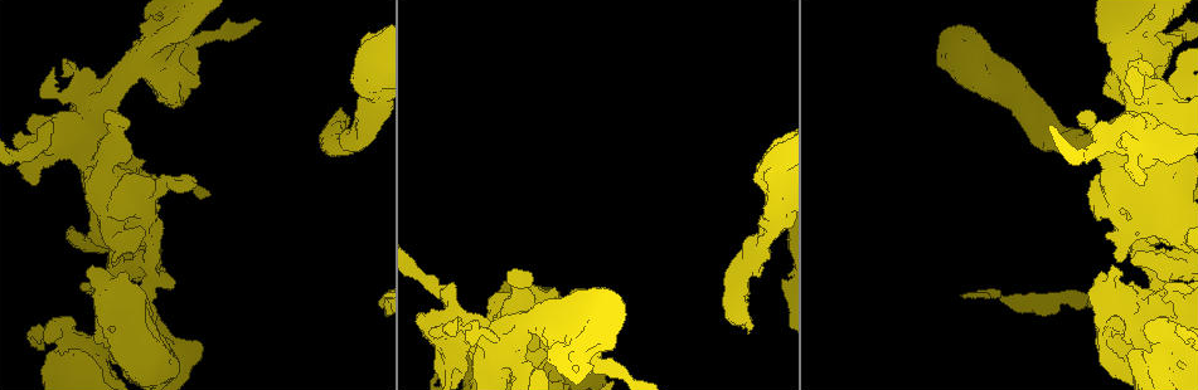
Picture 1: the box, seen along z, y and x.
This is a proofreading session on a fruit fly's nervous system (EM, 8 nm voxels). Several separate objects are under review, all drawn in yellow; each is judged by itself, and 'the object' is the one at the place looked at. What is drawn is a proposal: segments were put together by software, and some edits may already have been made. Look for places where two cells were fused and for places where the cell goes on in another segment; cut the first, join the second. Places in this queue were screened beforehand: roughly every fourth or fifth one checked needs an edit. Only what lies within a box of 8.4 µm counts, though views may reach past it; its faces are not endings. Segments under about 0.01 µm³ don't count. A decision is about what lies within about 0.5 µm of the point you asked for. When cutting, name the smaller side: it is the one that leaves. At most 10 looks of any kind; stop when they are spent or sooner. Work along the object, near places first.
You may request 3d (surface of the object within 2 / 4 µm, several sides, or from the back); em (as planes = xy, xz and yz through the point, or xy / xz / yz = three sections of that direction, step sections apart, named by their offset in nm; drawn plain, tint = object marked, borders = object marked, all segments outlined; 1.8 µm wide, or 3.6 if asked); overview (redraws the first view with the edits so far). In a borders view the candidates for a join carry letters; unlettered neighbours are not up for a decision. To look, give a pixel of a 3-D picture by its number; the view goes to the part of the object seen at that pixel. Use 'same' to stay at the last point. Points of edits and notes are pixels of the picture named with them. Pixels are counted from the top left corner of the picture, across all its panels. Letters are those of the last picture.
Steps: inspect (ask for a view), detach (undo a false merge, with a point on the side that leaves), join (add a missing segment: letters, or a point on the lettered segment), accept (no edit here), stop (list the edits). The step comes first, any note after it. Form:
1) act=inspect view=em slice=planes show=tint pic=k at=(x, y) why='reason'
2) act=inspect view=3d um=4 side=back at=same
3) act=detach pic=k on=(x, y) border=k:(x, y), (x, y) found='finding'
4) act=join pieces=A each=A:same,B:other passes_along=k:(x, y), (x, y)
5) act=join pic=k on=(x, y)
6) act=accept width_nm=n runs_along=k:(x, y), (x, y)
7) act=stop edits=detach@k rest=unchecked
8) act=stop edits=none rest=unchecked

act=inspect view=em um=3.6 slice=yz step=4 show=borders pic=1 at=(125, 198) why='thick turns thin'

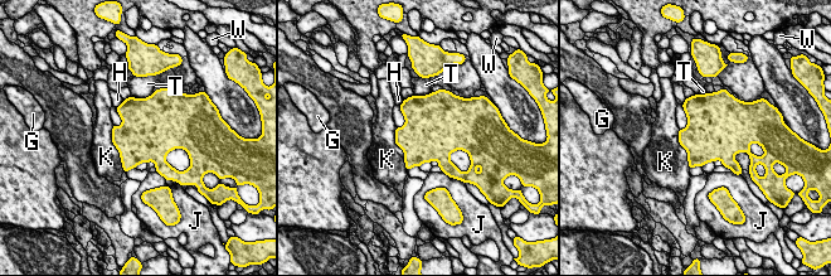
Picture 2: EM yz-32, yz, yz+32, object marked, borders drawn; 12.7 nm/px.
act=accept each=G:other,H:other,J:other,K:other,T:other,W:other found='one cell here'

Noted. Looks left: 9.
act=inspect view=em slice=planes show=borders pic=1 at=(76, 348) why='stops while still wide'

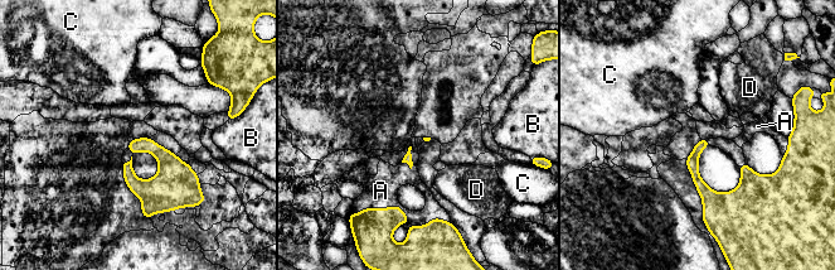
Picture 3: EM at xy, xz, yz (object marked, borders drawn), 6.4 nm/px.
act=join pieces=A longest_contact=A:300nm each=A:same,B:other,C:other,D:other passes_along=3:(372, 228), (389, 208), (380, 191) found='it goes on there'

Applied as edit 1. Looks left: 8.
act=inspect view=3d um=4 pic=1 at=(1155, 273) why='a narrow waist'

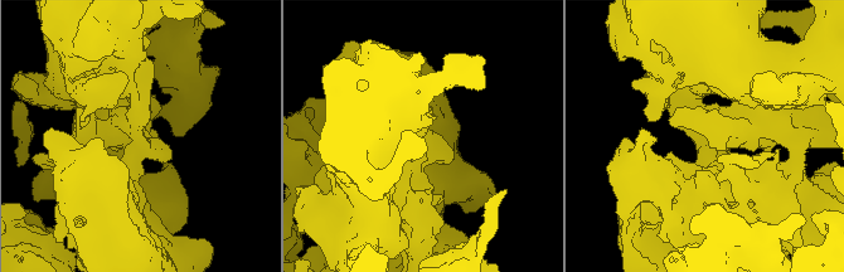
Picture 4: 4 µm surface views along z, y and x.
act=inspect view=em slice=planes show=borders pic=4 at=(703, 139)

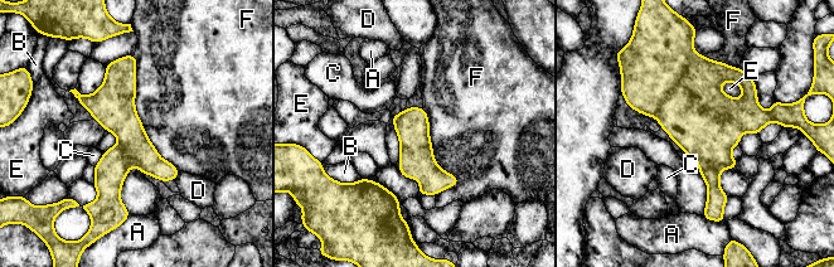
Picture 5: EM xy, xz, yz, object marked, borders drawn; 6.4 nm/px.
act=accept each=A:other,B:other,C:other,D:other,E:other,F:other runs_along=5:(126, 59), (119, 209) found='continuous, no second cell'

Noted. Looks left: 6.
act=inspect view=em um=3.6 slice=planes show=plain pic=1 at=(153, 68) why='touches itself'

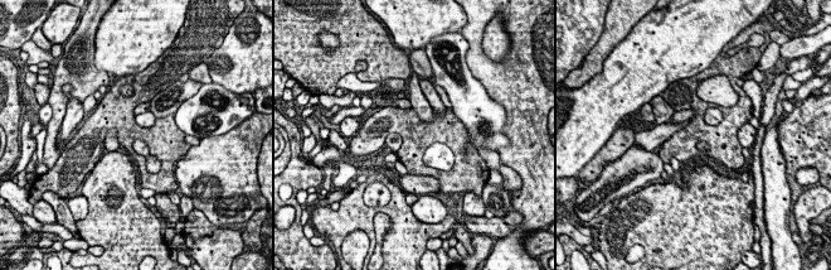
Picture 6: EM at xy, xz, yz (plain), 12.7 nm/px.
act=inspect view=em um=3.6 slice=planes show=borders at=same why='see the neighbours'

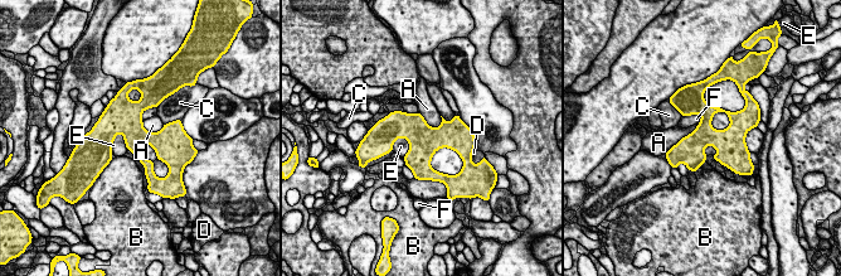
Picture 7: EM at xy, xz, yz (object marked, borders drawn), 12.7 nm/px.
act=accept each=A:other,B:other,C:other,D:other,E:other,F:other found='one cell here'

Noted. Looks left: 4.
act=stop edits=join@3 rest=unchecked

